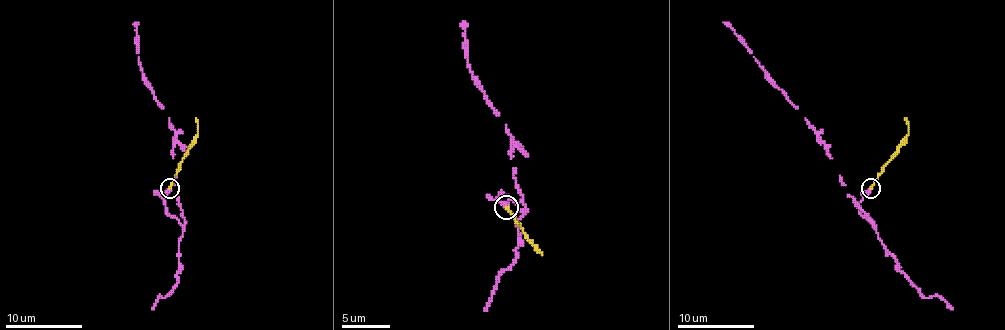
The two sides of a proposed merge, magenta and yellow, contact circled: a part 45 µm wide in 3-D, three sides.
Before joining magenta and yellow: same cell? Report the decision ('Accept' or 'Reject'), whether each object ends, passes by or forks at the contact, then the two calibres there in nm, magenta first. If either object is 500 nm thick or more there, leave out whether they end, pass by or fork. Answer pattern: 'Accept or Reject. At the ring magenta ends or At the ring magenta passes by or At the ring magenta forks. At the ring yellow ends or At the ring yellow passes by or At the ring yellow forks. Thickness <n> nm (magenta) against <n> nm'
Reject. At the ring magenta ends. At the ring yellow ends. Thickness 360 nm (magenta) against 160 nm

